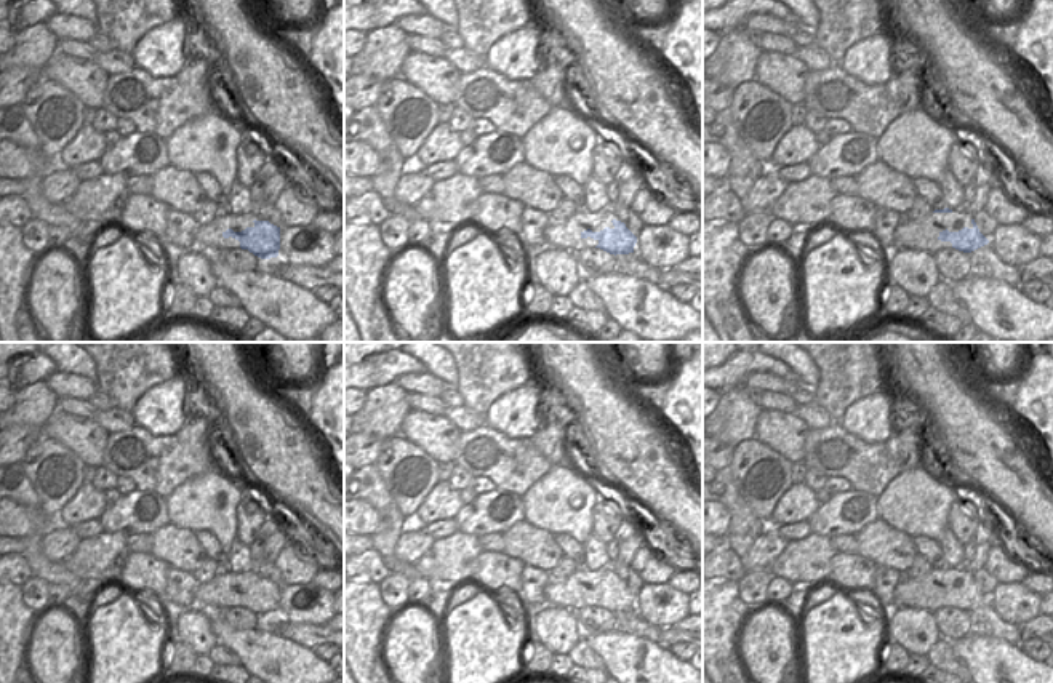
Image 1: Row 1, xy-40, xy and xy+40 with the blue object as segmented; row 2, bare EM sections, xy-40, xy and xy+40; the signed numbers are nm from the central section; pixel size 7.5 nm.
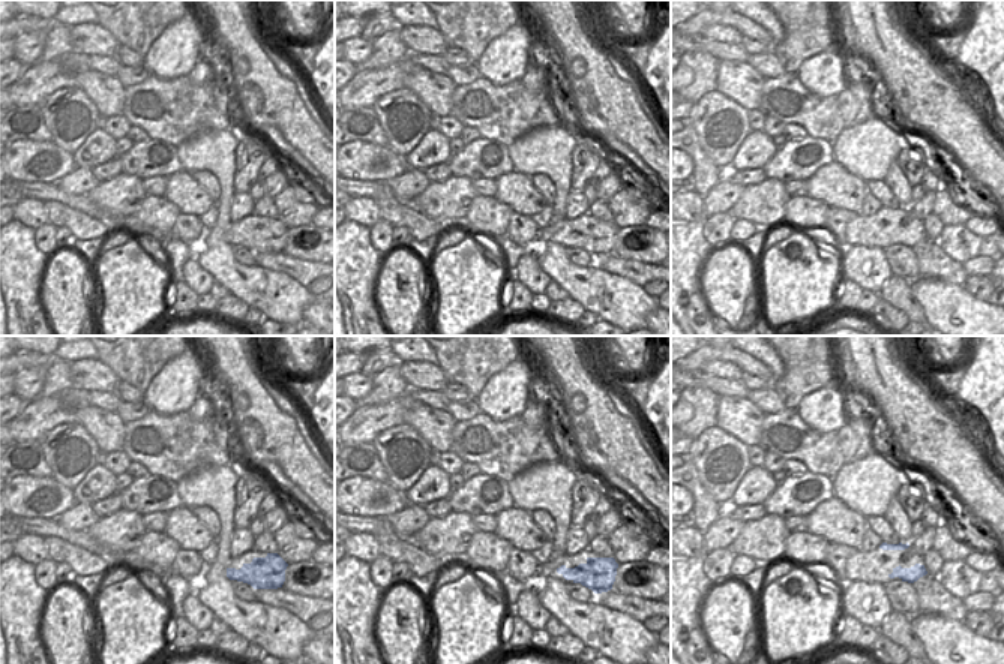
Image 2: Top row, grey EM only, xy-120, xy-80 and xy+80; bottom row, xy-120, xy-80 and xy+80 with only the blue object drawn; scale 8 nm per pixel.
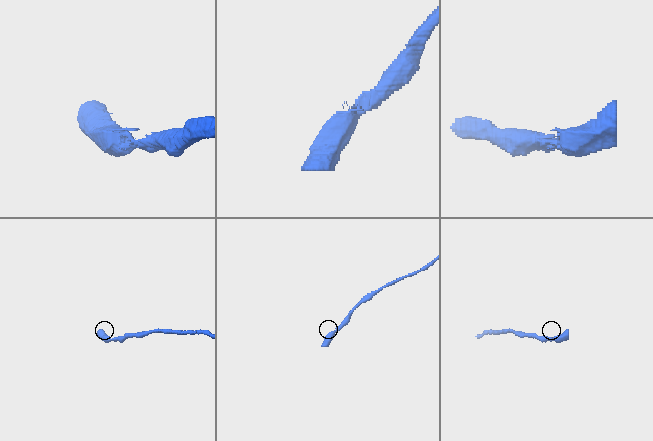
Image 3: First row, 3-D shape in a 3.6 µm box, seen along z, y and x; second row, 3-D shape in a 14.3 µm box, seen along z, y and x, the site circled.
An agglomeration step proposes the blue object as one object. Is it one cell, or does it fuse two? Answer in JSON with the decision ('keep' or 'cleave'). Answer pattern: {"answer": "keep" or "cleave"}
{"answer": "cleave"}

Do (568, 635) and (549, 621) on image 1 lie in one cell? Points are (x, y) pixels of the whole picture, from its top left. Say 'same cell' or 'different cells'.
same cell

